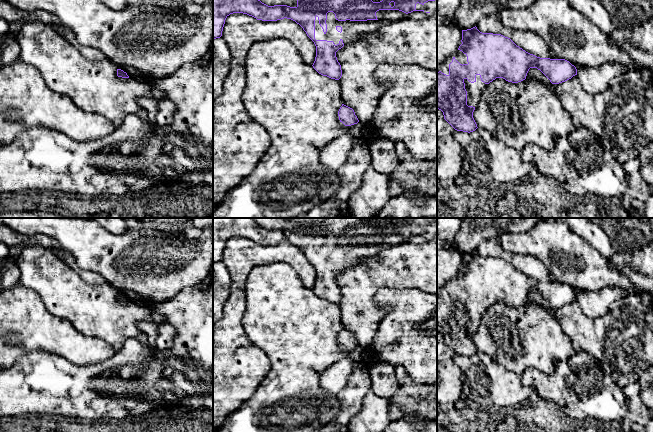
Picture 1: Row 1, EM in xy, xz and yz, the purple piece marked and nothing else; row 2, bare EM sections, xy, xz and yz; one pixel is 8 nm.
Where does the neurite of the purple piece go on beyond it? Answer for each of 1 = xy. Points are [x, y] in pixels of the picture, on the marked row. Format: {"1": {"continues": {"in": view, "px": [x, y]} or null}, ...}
{"1": {"continues": null}}

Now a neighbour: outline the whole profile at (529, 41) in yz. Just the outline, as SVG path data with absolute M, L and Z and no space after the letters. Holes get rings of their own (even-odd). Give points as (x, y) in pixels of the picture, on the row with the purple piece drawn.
M498 15L482 17L476 27L482 33L501 34L508 37L517 46L537 57L558 59L539 35L529 30L508 29L501 23Z

